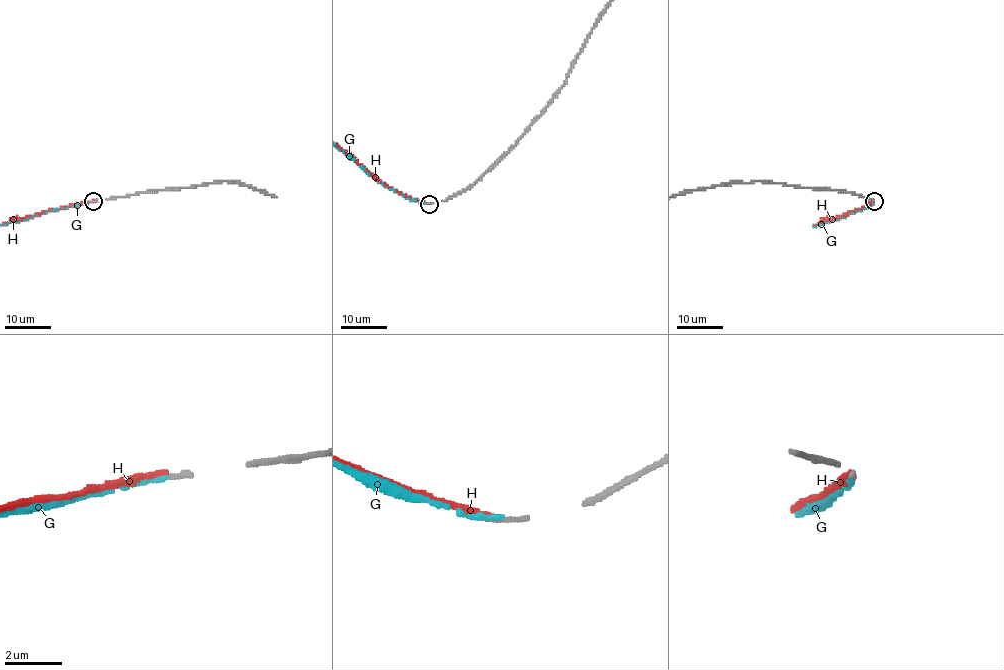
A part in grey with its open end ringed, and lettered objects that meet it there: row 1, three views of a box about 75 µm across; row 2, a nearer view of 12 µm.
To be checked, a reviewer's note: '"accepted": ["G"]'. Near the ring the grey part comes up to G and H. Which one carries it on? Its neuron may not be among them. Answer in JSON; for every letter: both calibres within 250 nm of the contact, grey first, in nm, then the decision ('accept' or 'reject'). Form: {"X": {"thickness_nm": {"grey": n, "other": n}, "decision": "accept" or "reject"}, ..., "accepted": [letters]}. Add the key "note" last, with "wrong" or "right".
{"G": {"thickness_nm": {"grey": 180, "other": 160}, "decision": "accept"}, "H": {"thickness_nm": {"grey": 180, "other": 190}, "decision": "reject"}, "accepted": ["G"], "note": "right"}

